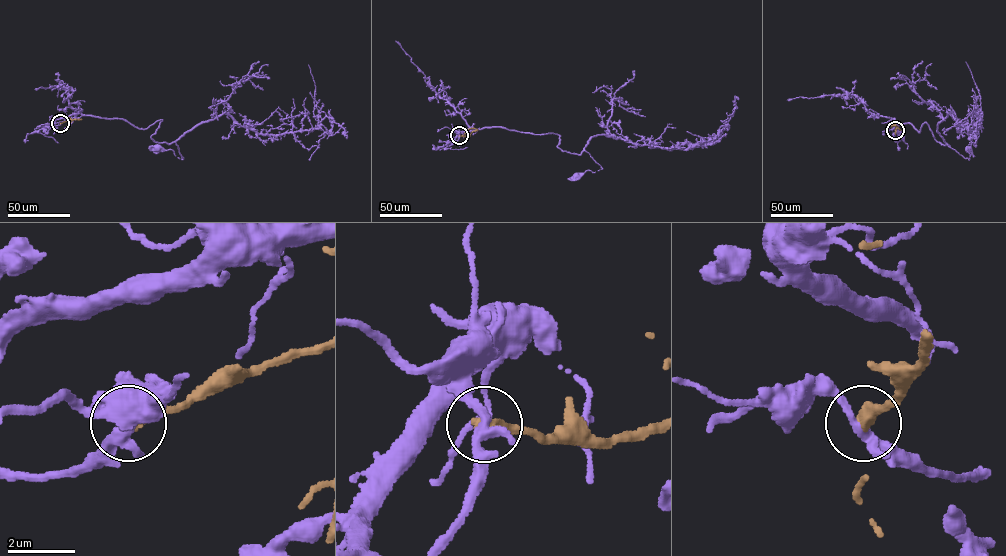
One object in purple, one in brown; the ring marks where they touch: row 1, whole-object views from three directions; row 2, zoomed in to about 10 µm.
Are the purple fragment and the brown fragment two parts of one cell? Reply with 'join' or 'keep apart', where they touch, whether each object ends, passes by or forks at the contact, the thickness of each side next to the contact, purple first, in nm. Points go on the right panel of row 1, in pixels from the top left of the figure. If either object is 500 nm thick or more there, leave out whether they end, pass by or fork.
keep apart; place (895, 130); purple passes by; brown ends; calibres 280 and 460 nm

